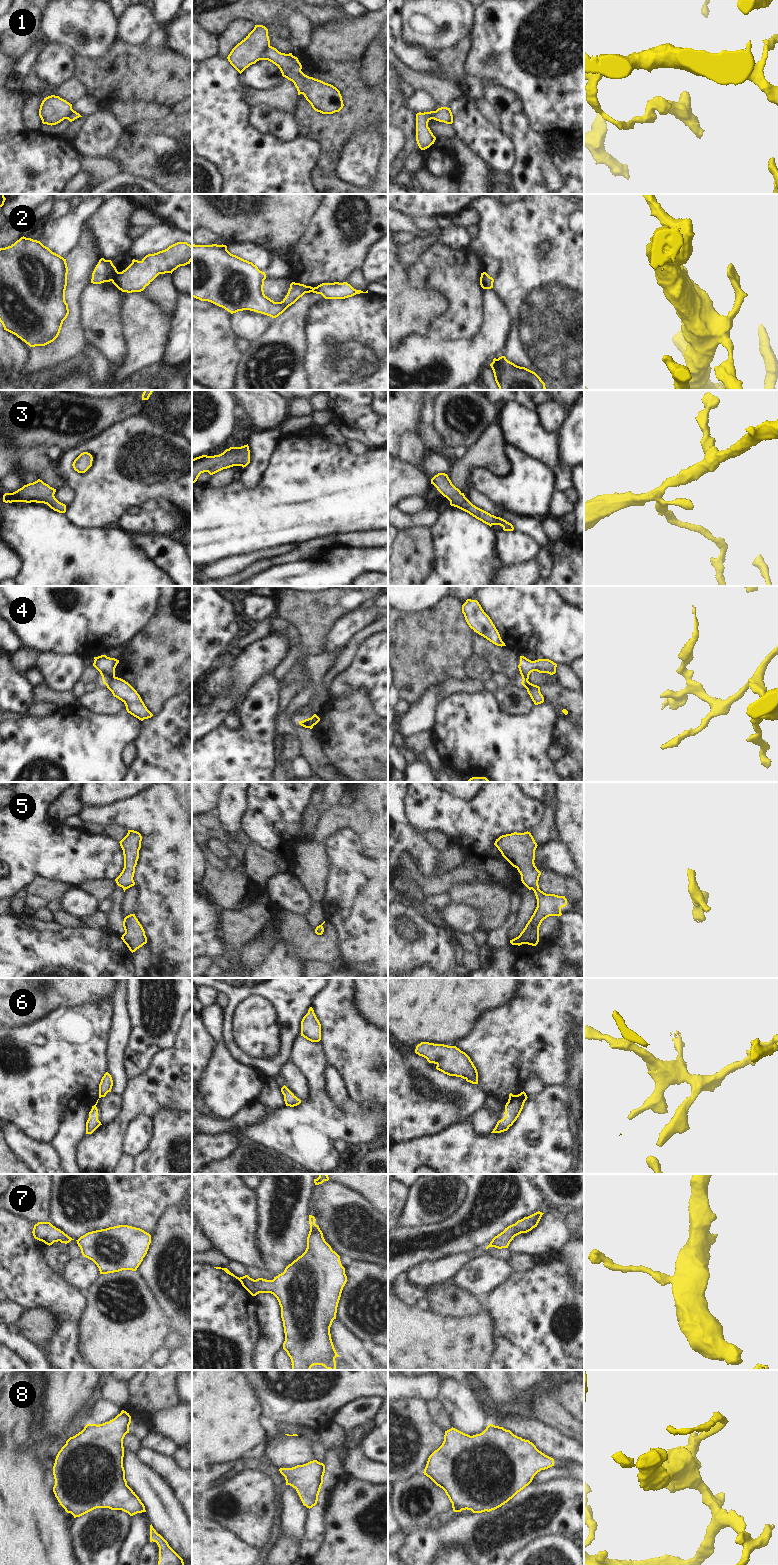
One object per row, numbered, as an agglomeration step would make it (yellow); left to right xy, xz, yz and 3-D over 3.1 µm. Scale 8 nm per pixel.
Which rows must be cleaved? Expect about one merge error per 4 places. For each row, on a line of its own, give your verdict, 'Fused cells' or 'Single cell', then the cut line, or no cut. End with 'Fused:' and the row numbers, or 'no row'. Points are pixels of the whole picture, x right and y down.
1: Fused cells. Split along xz (269, 45), (262, 53), (261, 59)
2: Fused cells. Split along xy (118, 272), (111, 280)
3: Single cell. No split
4: Fused cells. Split along xy (114, 675), (103, 681)
5: Single cell. No split
6: Single cell. No split
7: Single cell. No split
8: Single cell. No split
Fused: 1, 2, 4

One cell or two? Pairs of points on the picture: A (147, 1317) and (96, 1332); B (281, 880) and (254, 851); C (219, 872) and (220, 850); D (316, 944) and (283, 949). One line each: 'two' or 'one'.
A: one
B: two
C: two
D: two

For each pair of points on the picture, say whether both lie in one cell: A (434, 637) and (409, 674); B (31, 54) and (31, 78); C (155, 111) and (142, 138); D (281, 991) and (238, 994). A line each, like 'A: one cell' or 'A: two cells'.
A: one cell
B: two cells
C: two cells
D: one cell

